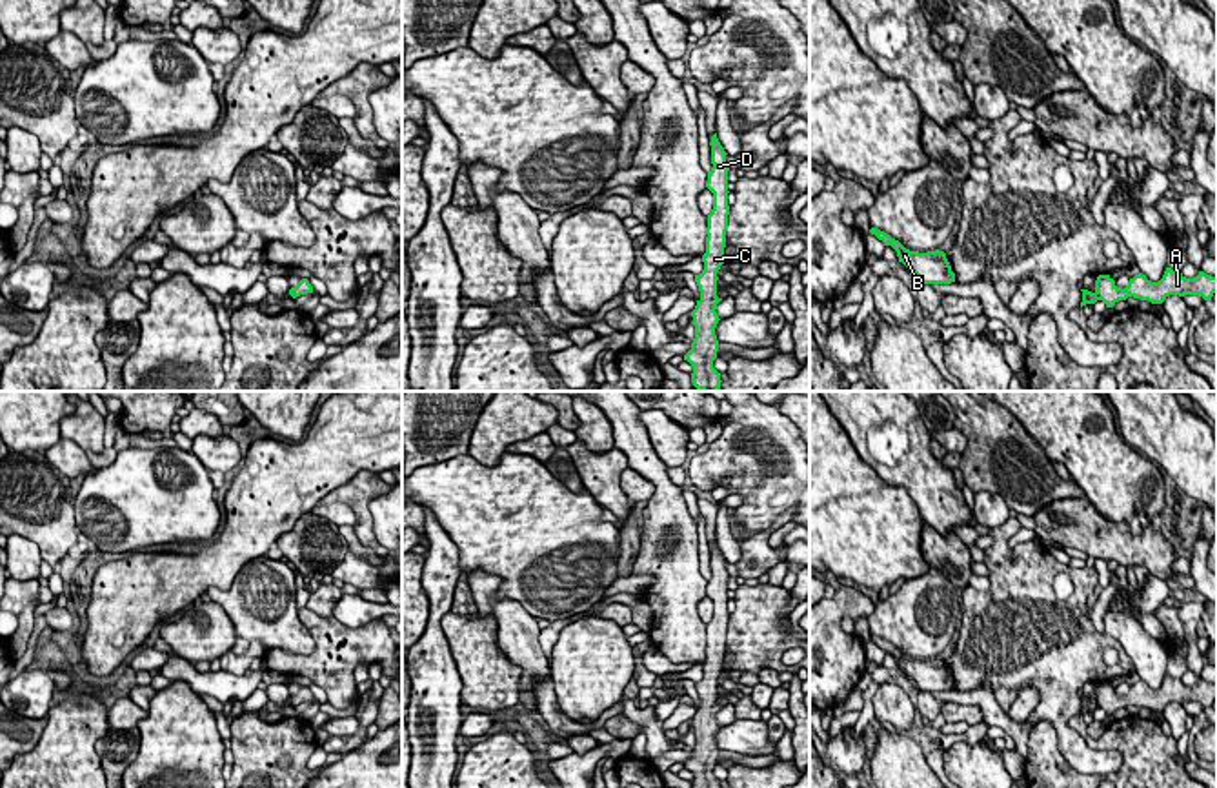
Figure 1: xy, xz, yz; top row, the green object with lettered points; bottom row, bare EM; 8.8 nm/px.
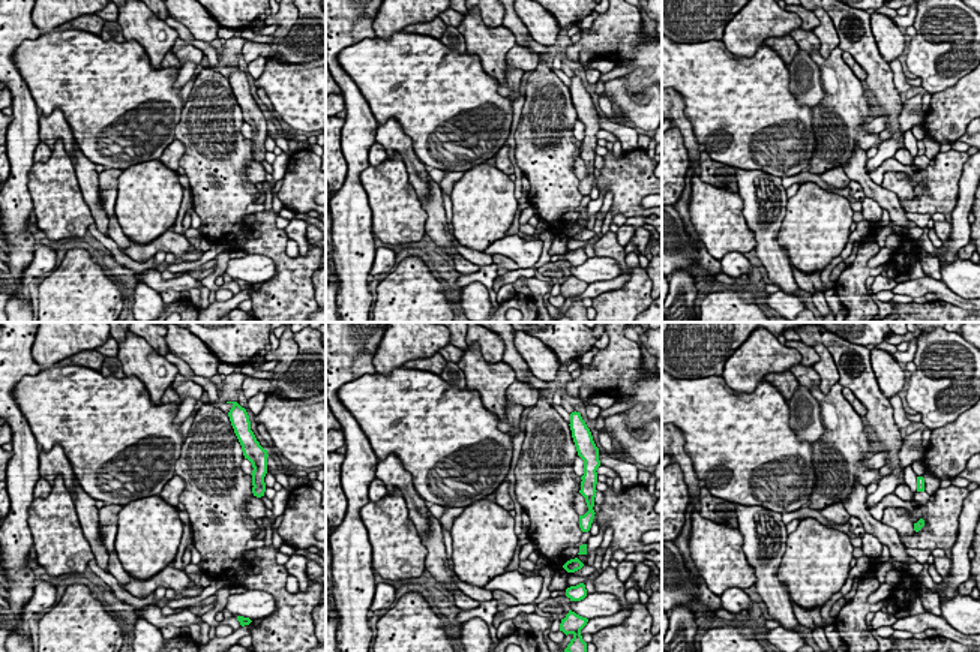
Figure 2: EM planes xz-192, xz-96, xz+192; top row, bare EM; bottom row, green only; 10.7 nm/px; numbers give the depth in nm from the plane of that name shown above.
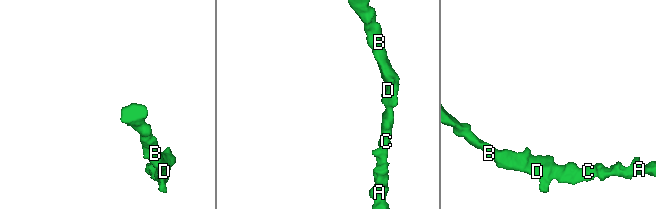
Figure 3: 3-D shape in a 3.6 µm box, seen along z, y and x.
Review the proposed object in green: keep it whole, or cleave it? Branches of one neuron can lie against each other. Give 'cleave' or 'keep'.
keep

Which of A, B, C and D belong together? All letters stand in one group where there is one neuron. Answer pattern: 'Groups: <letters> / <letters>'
Groups: A B C D

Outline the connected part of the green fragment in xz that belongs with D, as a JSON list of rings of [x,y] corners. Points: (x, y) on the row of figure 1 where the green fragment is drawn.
[[[717,133],[711,136],[711,164],[708,171],[706,187],[713,193],[713,209],[708,215],[706,227],[706,253],[702,255],[704,269],[700,275],[695,275],[695,282],[700,291],[695,309],[691,311],[695,338],[691,349],[684,355],[693,366],[691,382],[700,391],[719,391],[720,389],[720,373],[713,368],[717,359],[719,340],[715,328],[719,324],[717,304],[722,300],[717,297],[717,273],[720,269],[724,248],[726,248],[726,231],[728,231],[728,171],[726,151],[720,146]]]

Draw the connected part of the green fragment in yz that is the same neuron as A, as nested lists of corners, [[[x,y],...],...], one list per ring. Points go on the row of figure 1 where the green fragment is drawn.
[[[1166,268],[1159,282],[1152,282],[1146,275],[1139,273],[1130,278],[1128,286],[1122,289],[1115,286],[1115,280],[1110,275],[1099,275],[1093,293],[1088,289],[1081,291],[1081,308],[1095,304],[1097,300],[1102,300],[1106,308],[1113,308],[1119,300],[1126,300],[1128,297],[1148,300],[1152,304],[1162,304],[1170,295],[1199,295],[1204,300],[1212,300],[1217,291],[1217,277],[1199,271],[1195,278],[1186,278],[1181,271]]]

